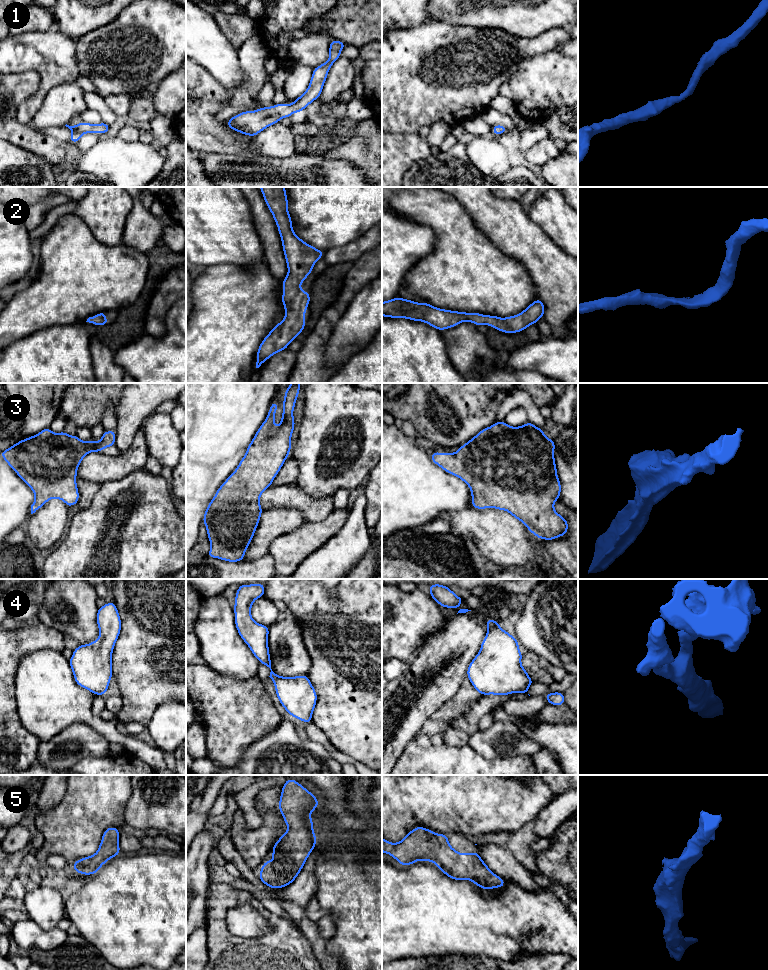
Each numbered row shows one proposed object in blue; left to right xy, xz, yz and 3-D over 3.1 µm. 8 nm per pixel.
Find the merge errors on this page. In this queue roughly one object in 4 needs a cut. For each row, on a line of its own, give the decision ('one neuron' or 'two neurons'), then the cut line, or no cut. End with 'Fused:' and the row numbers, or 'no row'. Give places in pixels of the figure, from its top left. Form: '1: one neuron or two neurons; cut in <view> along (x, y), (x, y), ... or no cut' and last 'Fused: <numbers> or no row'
1: one neuron; no cut
2: one neuron; no cut
3: one neuron; no cut
4: one neuron; no cut
5: one neuron; no cut
Fused: no row

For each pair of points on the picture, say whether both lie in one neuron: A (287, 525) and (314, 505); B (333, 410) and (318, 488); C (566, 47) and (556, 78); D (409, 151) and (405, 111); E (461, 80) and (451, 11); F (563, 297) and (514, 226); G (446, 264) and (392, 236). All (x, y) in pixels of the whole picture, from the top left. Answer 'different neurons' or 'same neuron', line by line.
A: different neurons
B: same neuron
C: different neurons
D: different neurons
E: different neurons
F: same neuron
G: different neurons

